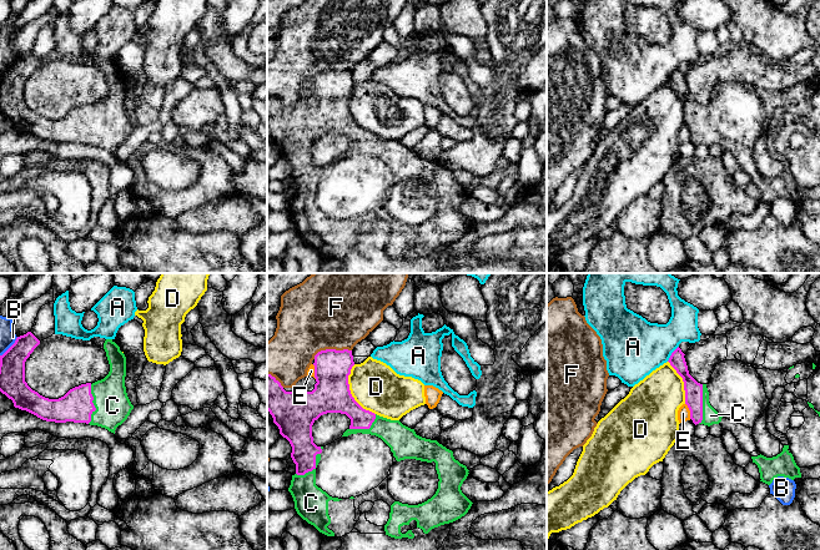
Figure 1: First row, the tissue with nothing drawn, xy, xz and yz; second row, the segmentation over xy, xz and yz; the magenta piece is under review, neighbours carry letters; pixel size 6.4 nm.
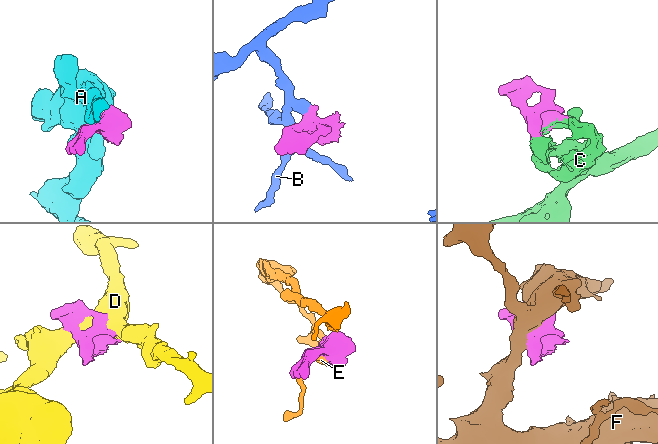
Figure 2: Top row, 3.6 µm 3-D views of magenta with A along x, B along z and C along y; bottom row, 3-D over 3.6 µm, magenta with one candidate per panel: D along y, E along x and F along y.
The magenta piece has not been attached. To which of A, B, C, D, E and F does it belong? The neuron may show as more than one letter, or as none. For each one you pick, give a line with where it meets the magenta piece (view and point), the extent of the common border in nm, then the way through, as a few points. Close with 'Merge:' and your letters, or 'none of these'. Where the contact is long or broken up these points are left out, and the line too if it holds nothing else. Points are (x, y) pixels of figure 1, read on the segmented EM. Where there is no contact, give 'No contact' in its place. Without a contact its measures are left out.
C: Touches magenta at xy (92, 404). Shared border 260 nm
Merge: C

